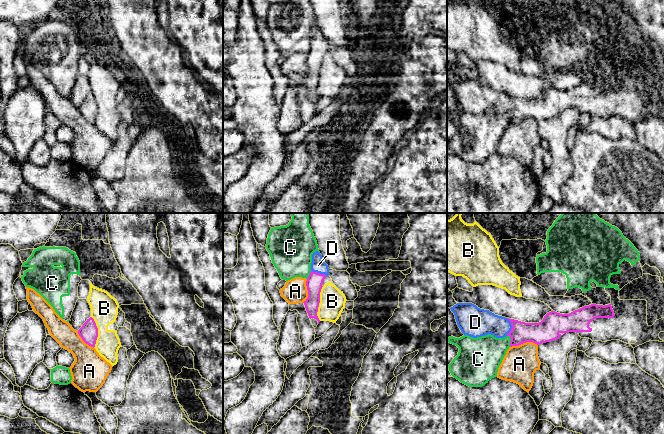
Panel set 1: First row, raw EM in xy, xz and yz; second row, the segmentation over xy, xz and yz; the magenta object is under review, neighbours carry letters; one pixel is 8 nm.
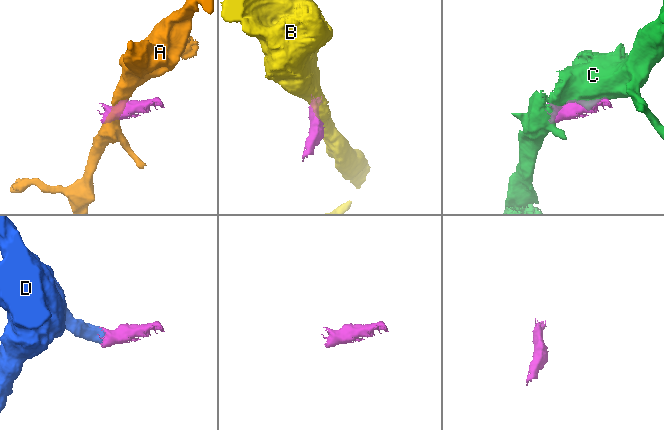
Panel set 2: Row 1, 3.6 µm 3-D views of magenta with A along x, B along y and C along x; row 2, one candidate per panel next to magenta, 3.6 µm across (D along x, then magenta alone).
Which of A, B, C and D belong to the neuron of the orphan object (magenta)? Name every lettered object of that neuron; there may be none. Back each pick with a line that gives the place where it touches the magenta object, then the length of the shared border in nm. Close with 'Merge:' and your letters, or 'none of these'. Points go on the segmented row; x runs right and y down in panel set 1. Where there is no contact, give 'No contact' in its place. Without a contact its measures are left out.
D: Touches magenta at yz (512, 327). Shared border 140 nm
Merge: D

